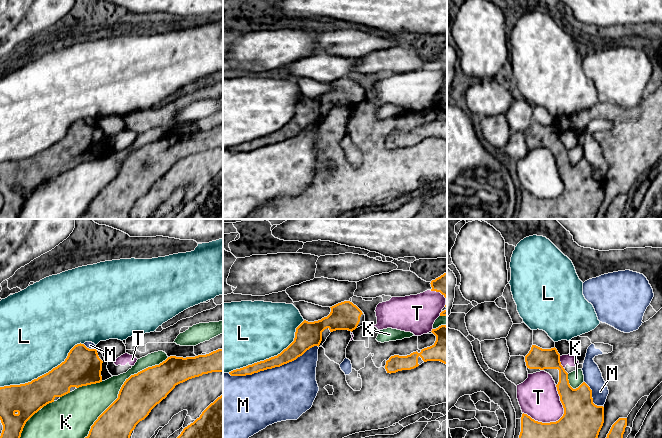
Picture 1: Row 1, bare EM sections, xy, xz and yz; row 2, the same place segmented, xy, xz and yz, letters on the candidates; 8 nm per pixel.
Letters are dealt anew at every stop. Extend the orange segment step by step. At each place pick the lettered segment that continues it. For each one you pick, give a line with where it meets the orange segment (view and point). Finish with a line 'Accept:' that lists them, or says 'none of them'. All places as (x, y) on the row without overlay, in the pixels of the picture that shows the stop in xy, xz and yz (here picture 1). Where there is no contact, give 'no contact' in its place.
Accept: none of them

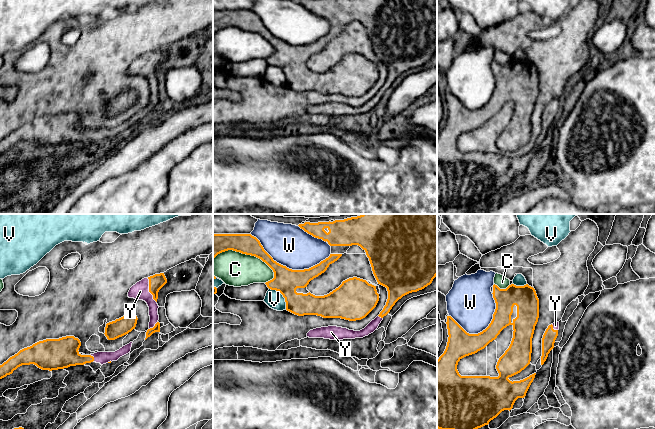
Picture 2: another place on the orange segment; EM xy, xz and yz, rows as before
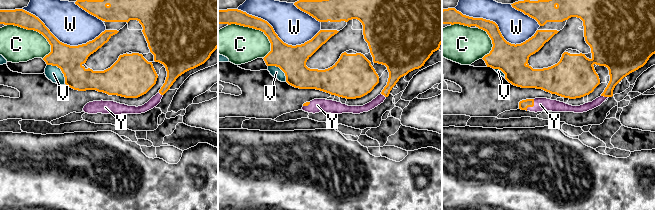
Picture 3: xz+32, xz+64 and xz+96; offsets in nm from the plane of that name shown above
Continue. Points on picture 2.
Y: contact xy (149, 66)
Accept: Y

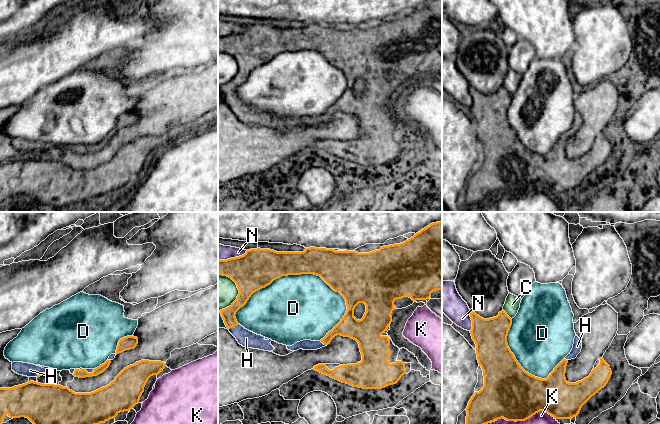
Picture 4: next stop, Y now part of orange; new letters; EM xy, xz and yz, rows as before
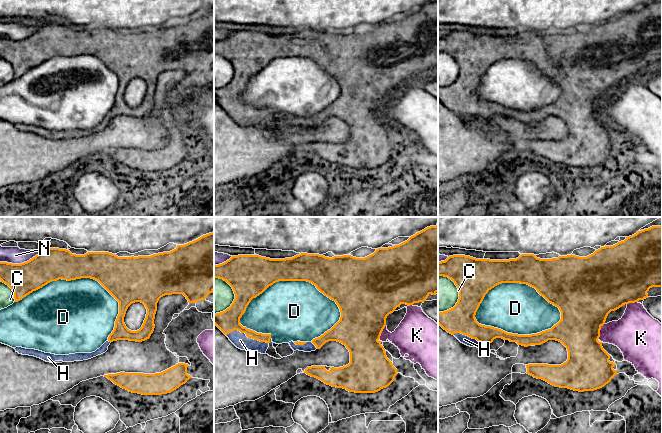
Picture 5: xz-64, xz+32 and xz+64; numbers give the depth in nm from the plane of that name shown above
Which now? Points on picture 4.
H: contact xz (323, 119)
Accept: H

